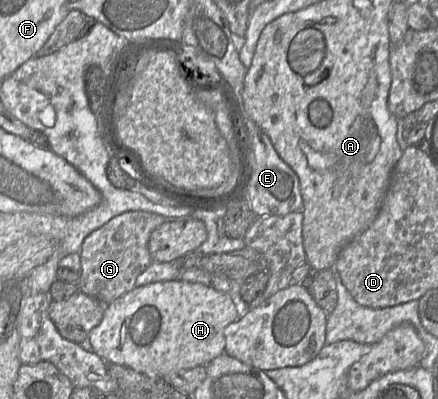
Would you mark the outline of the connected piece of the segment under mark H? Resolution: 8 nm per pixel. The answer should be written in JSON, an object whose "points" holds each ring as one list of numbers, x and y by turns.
{"points":[[182,280,135,287,105,306,101,323,87,337,93,351,107,363,120,364,158,378,179,370,206,366,223,354,224,329,239,318,229,294]]}

